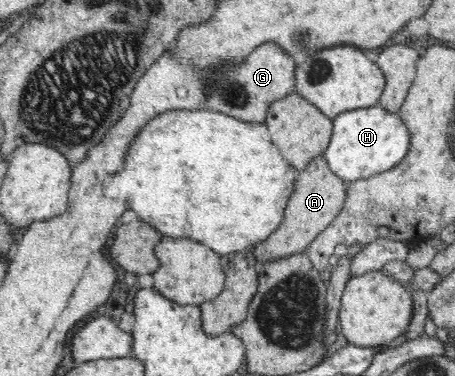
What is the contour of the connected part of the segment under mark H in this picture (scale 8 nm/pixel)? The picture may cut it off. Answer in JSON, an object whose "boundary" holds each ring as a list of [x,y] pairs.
{"boundary":[[[376,105],[351,110],[333,119],[332,135],[324,157],[330,169],[348,184],[397,166],[405,158],[409,147],[409,131],[400,114],[393,115]]]}

